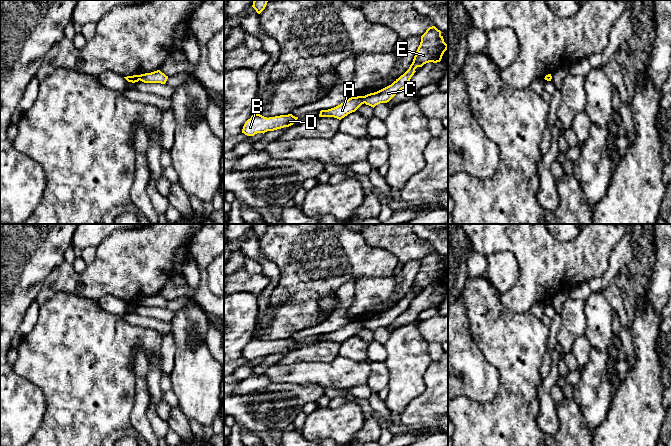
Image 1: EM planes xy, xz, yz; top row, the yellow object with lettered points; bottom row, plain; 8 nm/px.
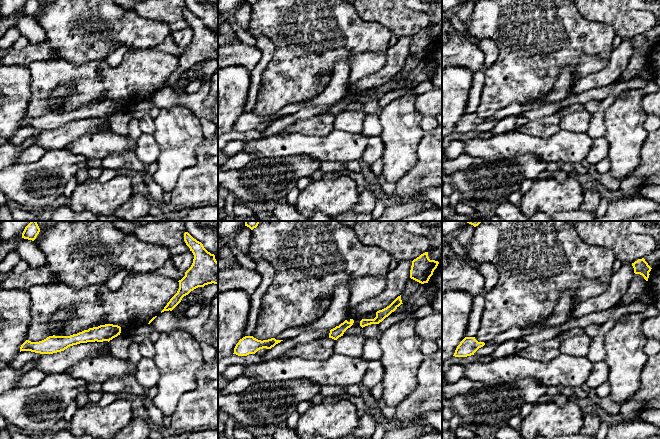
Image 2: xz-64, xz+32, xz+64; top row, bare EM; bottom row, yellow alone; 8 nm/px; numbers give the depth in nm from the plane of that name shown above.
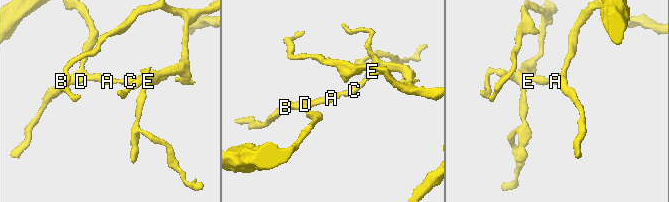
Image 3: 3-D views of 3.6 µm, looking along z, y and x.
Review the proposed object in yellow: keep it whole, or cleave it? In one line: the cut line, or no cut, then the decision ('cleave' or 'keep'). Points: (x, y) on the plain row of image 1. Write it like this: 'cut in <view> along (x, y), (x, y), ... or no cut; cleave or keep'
cut in xz along (363, 320), (364, 326); cleave

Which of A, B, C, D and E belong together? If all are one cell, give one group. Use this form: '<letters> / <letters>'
A B D / C E

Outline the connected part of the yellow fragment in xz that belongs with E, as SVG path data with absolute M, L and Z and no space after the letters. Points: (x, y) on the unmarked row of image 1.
M435 250L429 251L421 260L420 269L409 293L391 309L377 316L365 319L364 327L374 332L380 327L389 326L398 316L407 310L417 291L422 291L429 286L440 286L447 273L448 269L444 266L441 255Z

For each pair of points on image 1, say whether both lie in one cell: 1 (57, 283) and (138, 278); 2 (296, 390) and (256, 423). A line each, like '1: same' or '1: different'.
1: same
2: same

